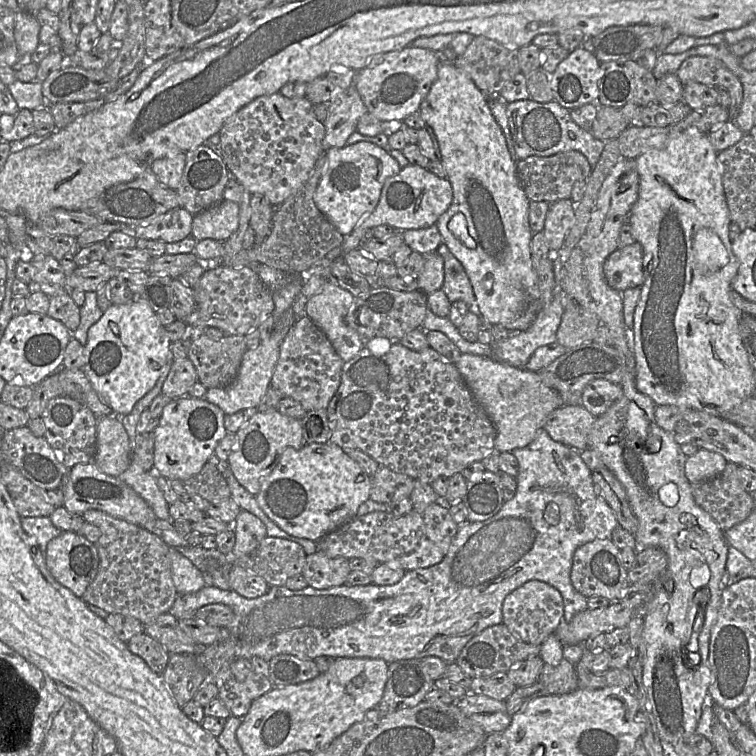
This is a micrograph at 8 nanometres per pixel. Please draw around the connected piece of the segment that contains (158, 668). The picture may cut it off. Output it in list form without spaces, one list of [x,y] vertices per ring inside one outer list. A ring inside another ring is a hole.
[[[145,632],[134,635],[128,642],[129,650],[142,658],[150,669],[162,675],[168,665],[170,653],[160,642]]]

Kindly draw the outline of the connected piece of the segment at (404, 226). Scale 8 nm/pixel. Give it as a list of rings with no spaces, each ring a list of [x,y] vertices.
[[[409,164],[397,175],[385,181],[375,210],[365,217],[351,234],[344,236],[341,245],[342,254],[358,249],[364,233],[379,225],[390,225],[396,230],[423,229],[436,225],[440,216],[449,209],[452,201],[453,188],[447,178],[439,178],[427,168]]]

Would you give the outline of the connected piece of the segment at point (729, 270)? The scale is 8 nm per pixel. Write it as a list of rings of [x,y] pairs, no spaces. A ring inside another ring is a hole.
[[[684,132],[669,140],[663,148],[651,149],[639,156],[636,159],[639,174],[639,194],[628,215],[628,222],[631,226],[632,236],[643,248],[643,272],[645,276],[640,299],[635,309],[633,325],[636,389],[647,395],[656,405],[690,408],[713,416],[723,417],[730,409],[753,396],[755,370],[750,364],[748,354],[742,343],[738,327],[737,308],[731,299],[732,282],[737,275],[739,263],[733,254],[732,241],[729,237],[731,219],[722,176],[717,163],[717,154],[709,141],[708,134]]]

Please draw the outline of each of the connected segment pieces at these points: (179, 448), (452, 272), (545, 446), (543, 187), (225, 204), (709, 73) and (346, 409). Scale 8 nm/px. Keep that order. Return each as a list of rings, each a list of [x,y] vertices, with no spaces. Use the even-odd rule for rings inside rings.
[[[182,396],[172,401],[164,408],[155,429],[154,469],[158,475],[168,480],[188,479],[199,473],[209,461],[217,444],[226,436],[228,431],[224,426],[225,413],[207,400],[200,400],[190,396]]]
[[[442,243],[436,252],[444,259],[444,283],[441,290],[450,303],[463,301],[470,310],[475,310],[473,287],[462,264],[453,256],[445,243]]]
[[[543,428],[538,430],[535,439],[530,445],[513,450],[511,453],[516,457],[519,464],[519,472],[515,478],[517,481],[517,492],[514,498],[504,502],[500,511],[492,518],[481,522],[466,522],[461,525],[458,533],[452,540],[448,553],[440,563],[428,568],[406,571],[404,577],[394,585],[378,586],[369,584],[366,586],[348,586],[344,584],[323,590],[318,590],[311,586],[307,586],[302,590],[290,590],[286,586],[271,586],[268,592],[261,597],[245,598],[231,589],[223,590],[214,585],[206,584],[206,586],[195,593],[185,595],[178,594],[169,611],[169,613],[177,619],[194,618],[195,613],[199,608],[213,603],[225,604],[229,606],[234,613],[234,619],[231,624],[222,628],[221,637],[214,643],[206,646],[201,653],[195,655],[198,664],[207,671],[206,683],[215,682],[220,688],[233,676],[230,672],[230,665],[234,660],[238,658],[250,659],[253,656],[259,656],[266,661],[269,661],[278,654],[289,654],[303,660],[314,660],[316,657],[322,655],[332,656],[335,658],[379,658],[385,660],[389,664],[400,660],[421,659],[426,656],[437,656],[447,663],[455,662],[464,646],[474,636],[480,634],[486,628],[502,624],[502,606],[504,599],[512,591],[531,580],[545,582],[556,588],[561,593],[564,602],[563,619],[565,622],[569,623],[577,613],[587,610],[588,598],[580,594],[574,588],[570,579],[573,555],[580,546],[593,540],[611,539],[612,531],[619,526],[615,512],[595,493],[592,479],[593,472],[581,458],[580,451],[554,441]]]
[[[567,151],[548,157],[530,156],[517,161],[517,172],[530,201],[545,201],[550,204],[571,199],[574,184],[580,179],[588,179],[592,167],[588,159],[579,151]]]
[[[223,199],[194,215],[191,235],[197,241],[212,239],[225,242],[237,230],[239,220],[239,204]]]
[[[689,57],[681,64],[676,75],[683,85],[698,82],[714,88],[724,88],[731,98],[729,121],[735,121],[742,105],[743,86],[723,61],[713,57]]]
[[[375,337],[369,340],[354,358],[344,363],[341,383],[329,402],[326,411],[332,431],[330,442],[337,444],[342,449],[359,449],[372,457],[380,466],[385,466],[396,473],[401,473],[429,484],[440,477],[451,478],[453,475],[461,473],[473,462],[481,462],[495,448],[495,426],[483,408],[474,399],[456,366],[430,347],[422,351],[414,351],[385,337]]]

